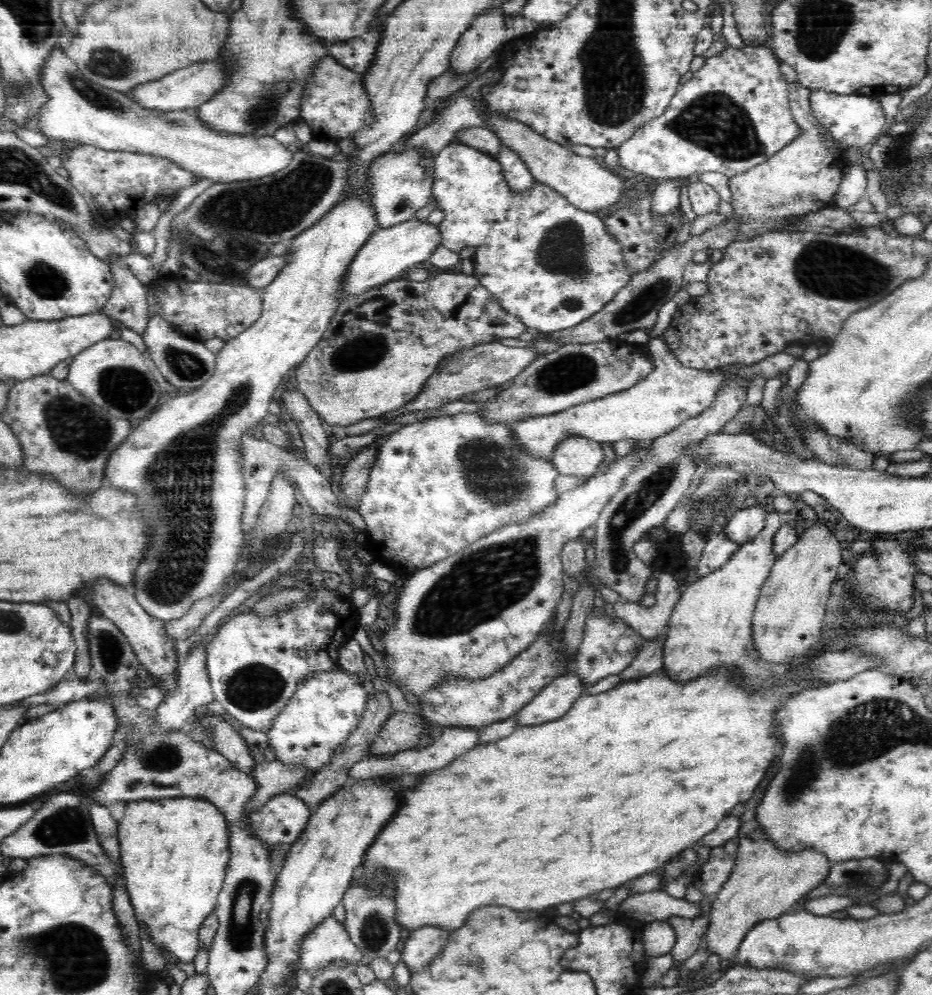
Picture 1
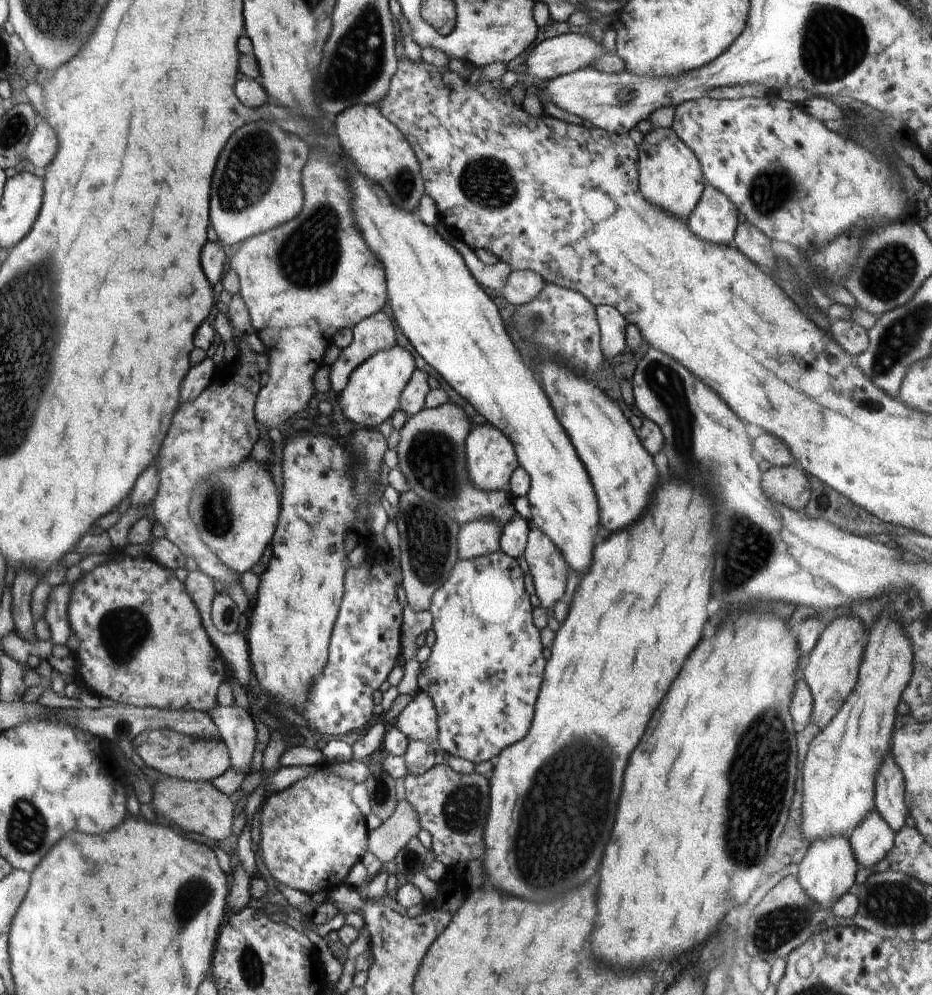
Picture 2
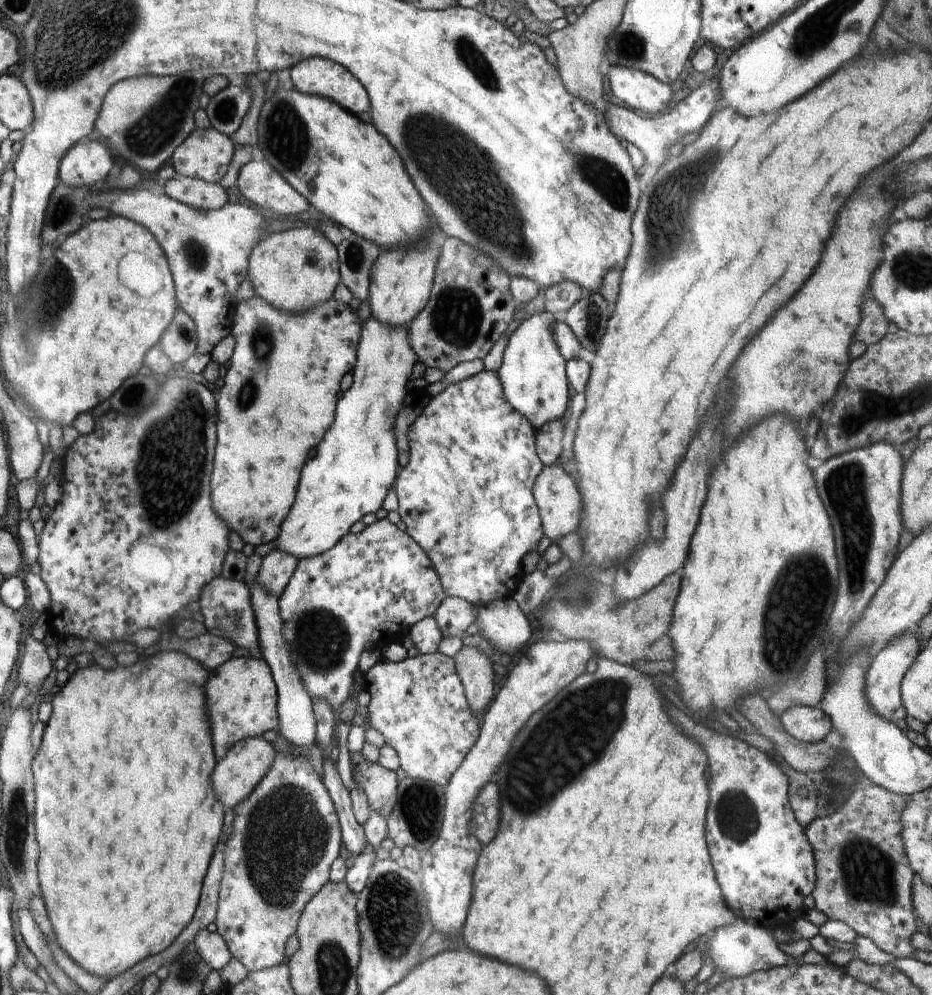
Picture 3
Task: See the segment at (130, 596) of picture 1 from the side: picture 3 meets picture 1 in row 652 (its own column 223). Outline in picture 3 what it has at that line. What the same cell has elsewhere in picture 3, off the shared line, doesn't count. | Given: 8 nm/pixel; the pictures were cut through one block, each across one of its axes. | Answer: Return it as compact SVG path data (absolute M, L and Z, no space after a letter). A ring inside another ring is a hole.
M212 126L207 129L196 128L174 150L172 167L185 177L219 183L228 170L233 152L231 137Z

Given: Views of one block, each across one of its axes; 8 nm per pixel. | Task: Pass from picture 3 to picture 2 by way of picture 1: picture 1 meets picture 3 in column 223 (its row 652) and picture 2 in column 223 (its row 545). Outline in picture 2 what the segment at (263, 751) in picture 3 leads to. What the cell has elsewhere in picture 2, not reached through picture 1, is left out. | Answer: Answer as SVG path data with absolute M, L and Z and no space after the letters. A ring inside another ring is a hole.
M164 776L152 784L152 794L152 808L162 818L174 823L178 830L184 830L184 833L195 832L214 841L223 841L231 836L234 803L230 795L222 794L211 781L186 781Z

